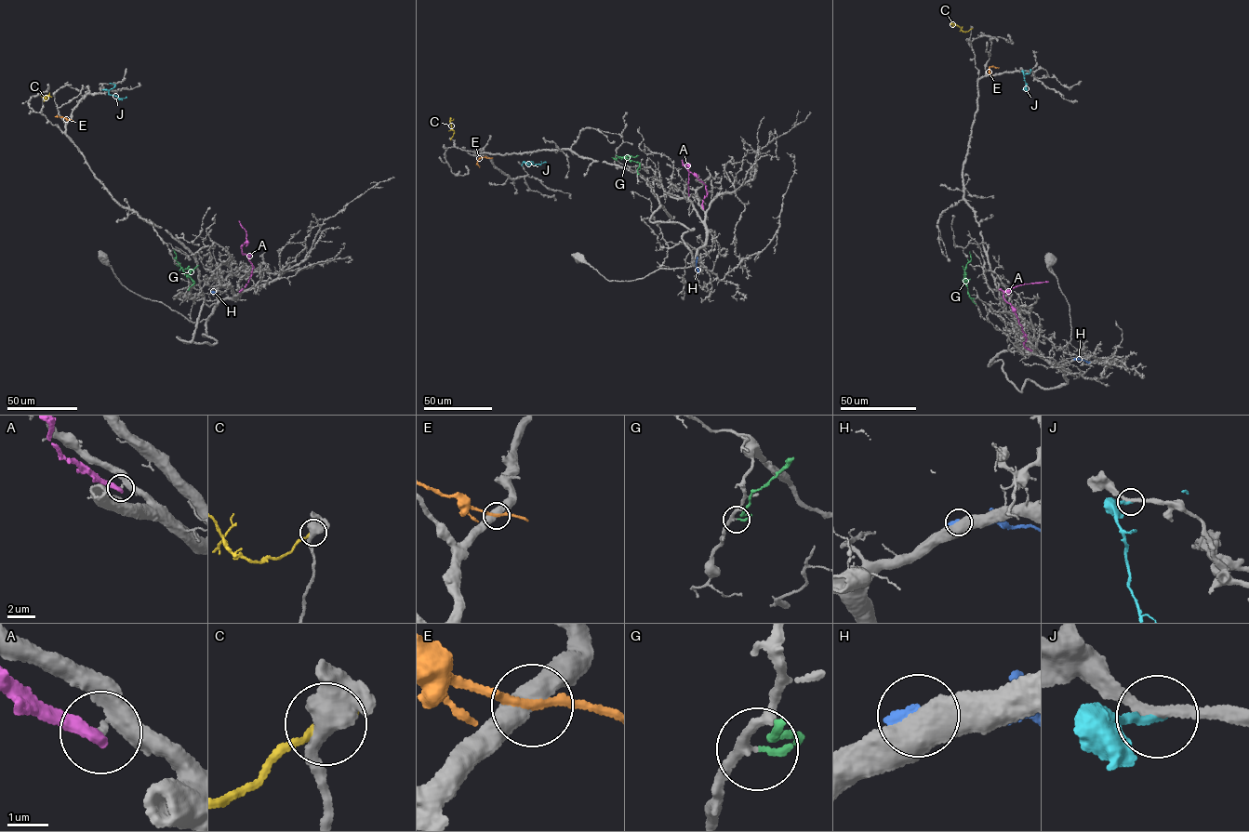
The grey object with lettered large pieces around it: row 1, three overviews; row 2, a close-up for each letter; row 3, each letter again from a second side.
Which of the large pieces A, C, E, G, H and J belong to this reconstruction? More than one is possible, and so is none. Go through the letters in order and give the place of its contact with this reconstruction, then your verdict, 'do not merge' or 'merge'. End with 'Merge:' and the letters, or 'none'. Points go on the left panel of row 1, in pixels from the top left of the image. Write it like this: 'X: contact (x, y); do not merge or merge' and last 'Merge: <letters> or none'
A: contact (239, 291); do not merge
C: contact (41, 96); do not merge
E: contact (70, 120); merge
G: contact (188, 290); merge
H: contact (216, 293); do not merge
J: contact (102, 89); do not merge
Merge: E, G

